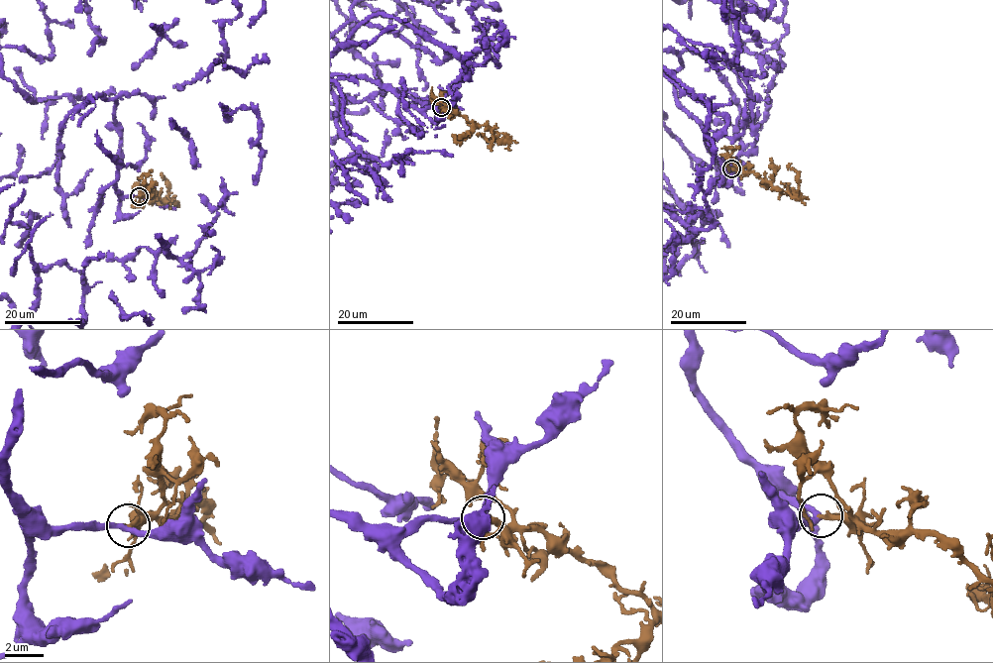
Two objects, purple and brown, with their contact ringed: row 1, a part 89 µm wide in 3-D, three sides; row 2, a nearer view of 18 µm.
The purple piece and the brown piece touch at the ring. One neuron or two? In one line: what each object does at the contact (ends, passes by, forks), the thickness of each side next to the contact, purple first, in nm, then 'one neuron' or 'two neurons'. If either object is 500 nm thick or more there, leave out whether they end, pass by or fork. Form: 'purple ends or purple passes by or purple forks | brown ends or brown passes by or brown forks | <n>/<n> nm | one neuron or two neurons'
purple passes by | brown ends | 300/280 nm | two neurons

